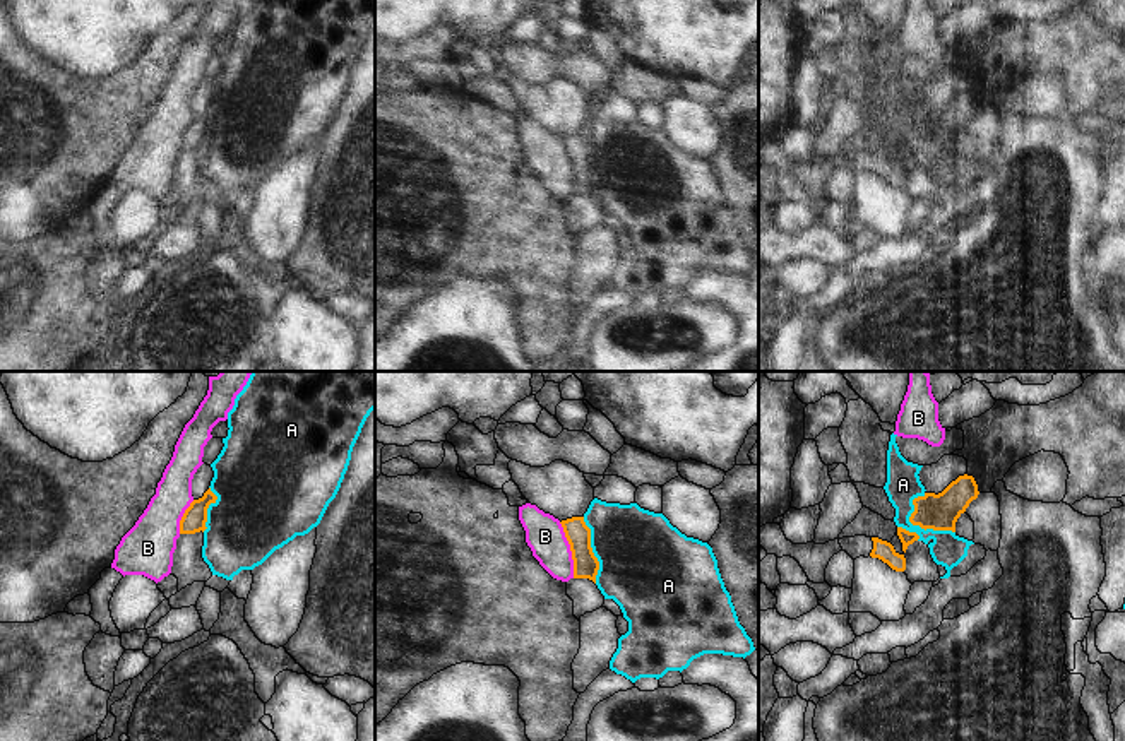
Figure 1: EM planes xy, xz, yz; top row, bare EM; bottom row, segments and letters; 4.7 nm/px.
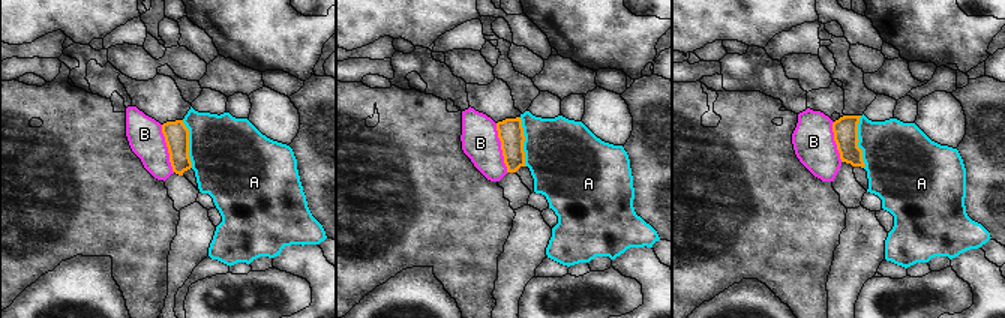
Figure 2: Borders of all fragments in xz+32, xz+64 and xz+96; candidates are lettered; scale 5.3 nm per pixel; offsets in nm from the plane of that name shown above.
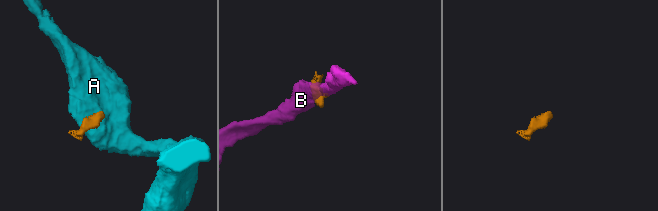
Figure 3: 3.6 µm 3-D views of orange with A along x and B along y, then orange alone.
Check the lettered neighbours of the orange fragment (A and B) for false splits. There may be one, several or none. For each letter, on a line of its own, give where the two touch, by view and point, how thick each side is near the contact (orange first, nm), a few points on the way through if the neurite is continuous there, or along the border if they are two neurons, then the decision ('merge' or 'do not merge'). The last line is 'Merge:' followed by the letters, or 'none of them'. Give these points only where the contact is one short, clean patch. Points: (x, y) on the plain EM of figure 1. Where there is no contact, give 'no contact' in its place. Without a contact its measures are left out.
A: meets orange in yz at (922, 144); 170 nm thick on the orange side, 160 nm on the other; border along yz (911, 117), (913, 141), (954, 149); do not merge
B: meets orange in xz at (571, 166); 120 nm thick on the orange side, 180 nm on the other; border along xz (559, 139), (569, 161), (574, 194); do not merge
Merge: none of them

